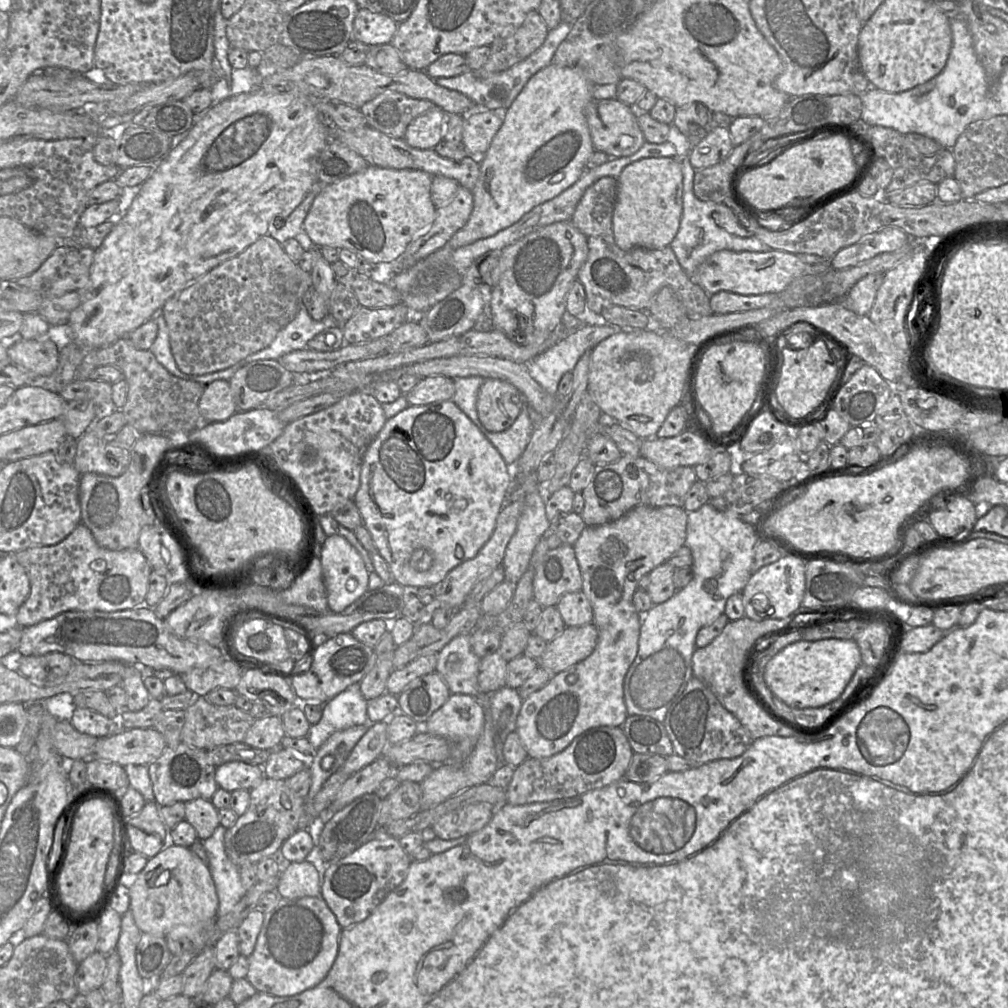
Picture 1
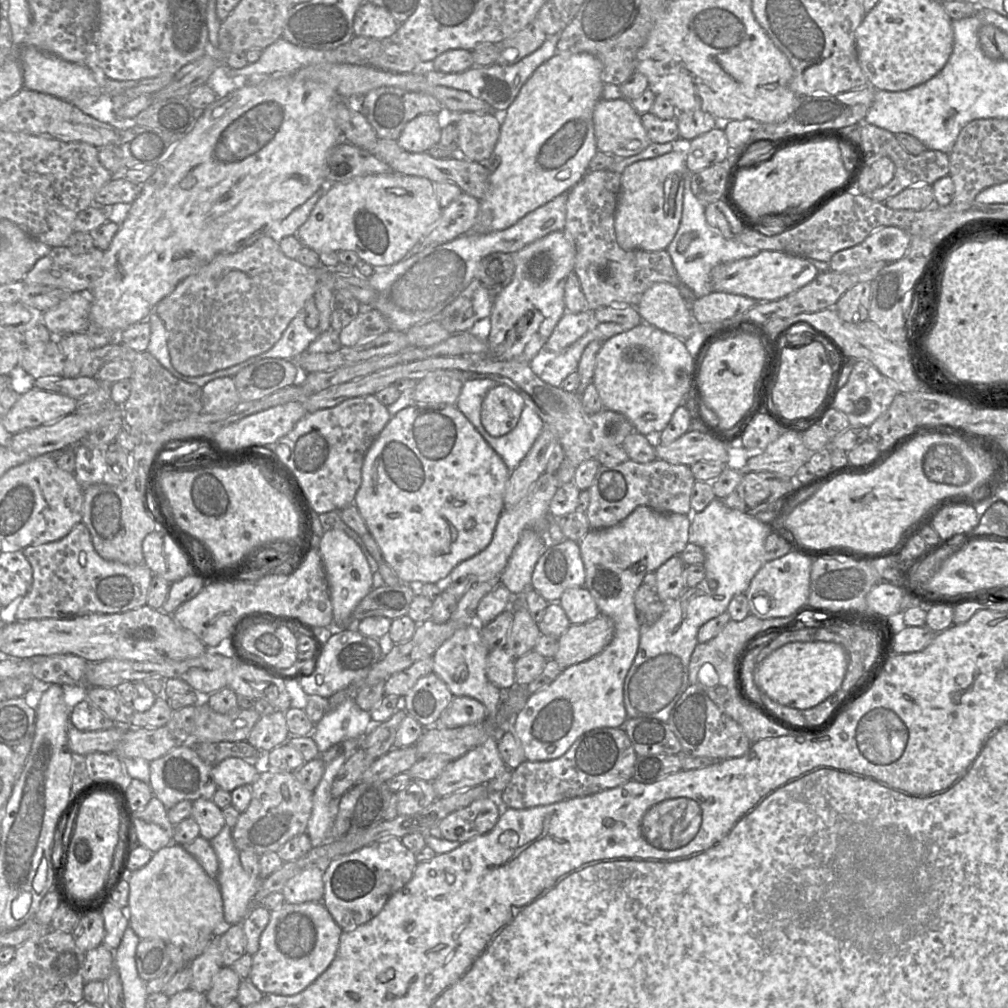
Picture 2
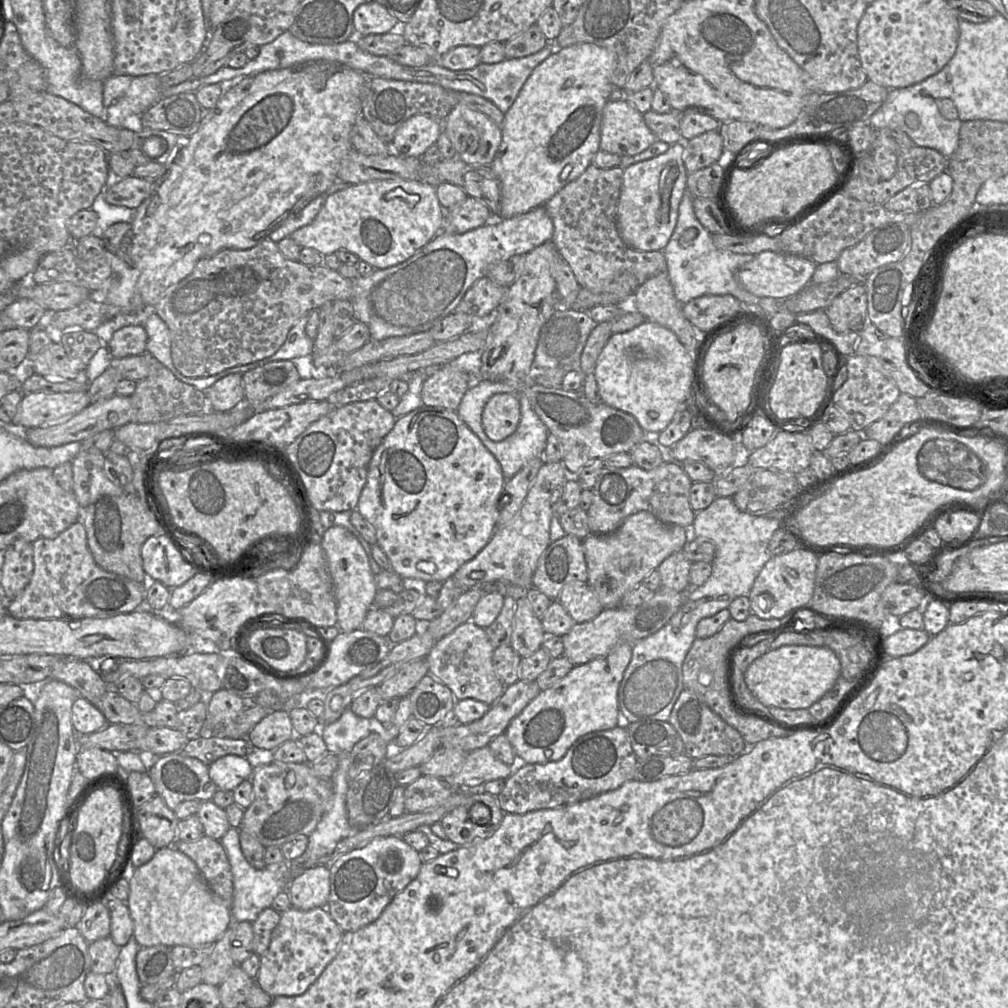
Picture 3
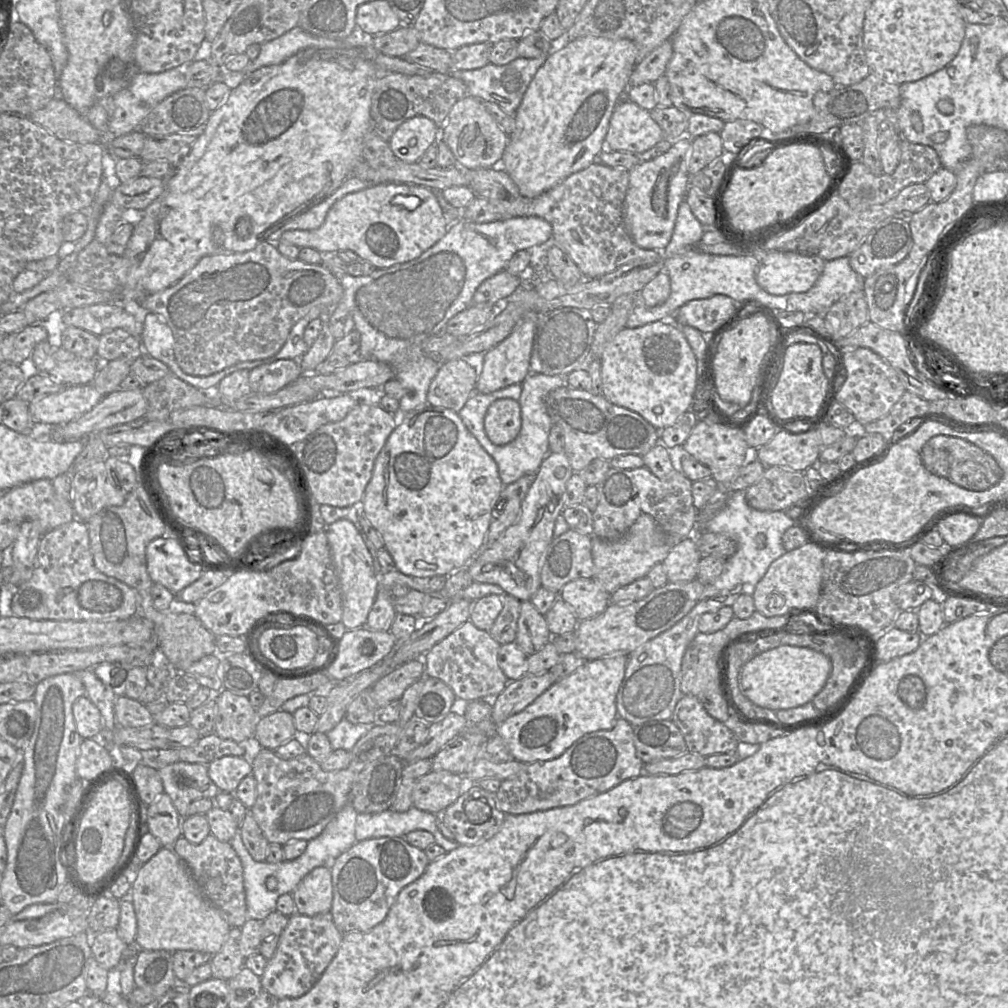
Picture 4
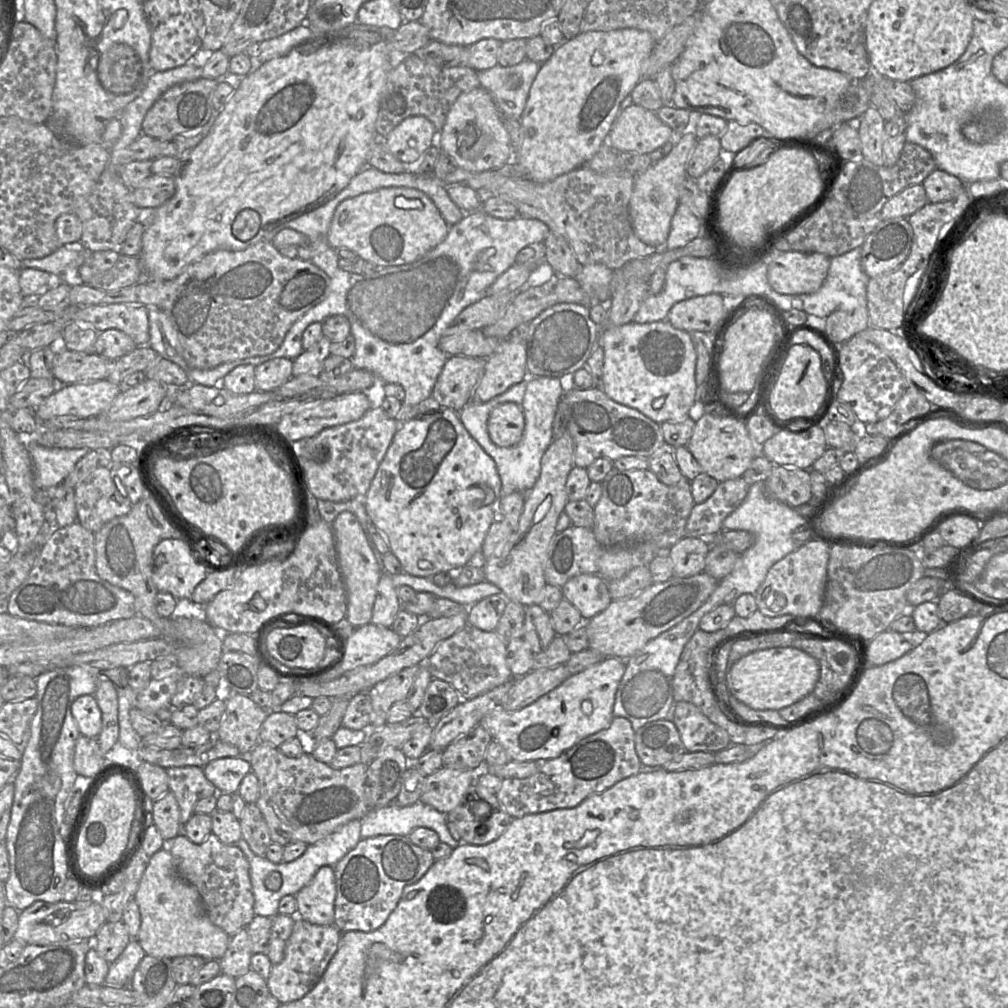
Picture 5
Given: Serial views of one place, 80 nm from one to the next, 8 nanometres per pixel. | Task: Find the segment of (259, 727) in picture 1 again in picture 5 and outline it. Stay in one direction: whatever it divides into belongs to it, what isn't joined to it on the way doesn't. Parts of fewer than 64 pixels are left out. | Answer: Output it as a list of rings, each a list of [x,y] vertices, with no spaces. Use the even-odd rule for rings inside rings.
[[[269,712],[261,725],[259,742],[273,745],[277,748],[298,734],[295,715],[285,712]]]

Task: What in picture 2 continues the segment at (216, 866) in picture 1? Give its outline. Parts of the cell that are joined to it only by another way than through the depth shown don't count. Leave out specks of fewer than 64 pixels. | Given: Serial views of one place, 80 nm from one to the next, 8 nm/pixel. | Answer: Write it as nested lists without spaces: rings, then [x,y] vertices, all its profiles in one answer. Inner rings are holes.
[[[225,825],[218,835],[210,840],[210,844],[219,862],[219,872],[216,881],[222,895],[225,926],[241,923],[252,908],[252,898],[260,886],[261,877],[252,877],[243,869],[240,862],[240,851],[233,842],[232,828],[229,826]]]

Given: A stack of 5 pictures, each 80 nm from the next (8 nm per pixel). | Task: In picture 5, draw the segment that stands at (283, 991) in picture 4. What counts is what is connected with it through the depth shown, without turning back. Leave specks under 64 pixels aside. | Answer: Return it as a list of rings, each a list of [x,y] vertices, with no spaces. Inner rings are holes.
[[[295,917],[293,931],[287,940],[284,958],[280,963],[272,964],[270,974],[267,978],[267,986],[270,994],[279,1002],[288,1003],[305,996],[320,980],[330,960],[336,953],[342,932],[334,925],[316,925],[309,923],[299,917]]]

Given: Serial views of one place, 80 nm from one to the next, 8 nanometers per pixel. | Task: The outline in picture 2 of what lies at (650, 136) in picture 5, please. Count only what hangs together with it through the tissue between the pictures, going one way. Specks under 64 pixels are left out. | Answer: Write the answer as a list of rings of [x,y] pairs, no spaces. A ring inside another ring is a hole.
[[[625,98],[600,99],[593,110],[593,125],[597,150],[612,155],[616,159],[637,155],[651,143],[641,122],[641,114]]]

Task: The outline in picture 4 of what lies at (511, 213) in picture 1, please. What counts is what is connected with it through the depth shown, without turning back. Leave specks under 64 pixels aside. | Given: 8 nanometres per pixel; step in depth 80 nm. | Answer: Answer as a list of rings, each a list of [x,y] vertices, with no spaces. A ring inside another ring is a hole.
[[[583,36],[574,40],[566,41],[564,47],[551,53],[544,64],[537,70],[530,84],[528,85],[522,101],[514,113],[515,129],[508,136],[508,142],[504,149],[499,167],[503,169],[514,181],[520,194],[527,198],[533,198],[545,191],[550,190],[568,176],[588,167],[597,160],[601,151],[605,148],[605,136],[608,130],[609,121],[616,105],[621,101],[629,87],[630,76],[637,64],[637,48],[629,39],[609,39],[599,36]]]

